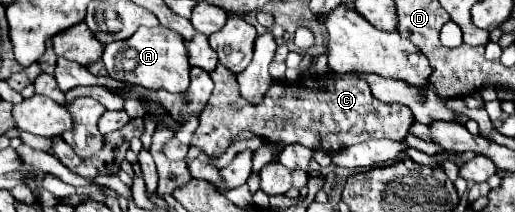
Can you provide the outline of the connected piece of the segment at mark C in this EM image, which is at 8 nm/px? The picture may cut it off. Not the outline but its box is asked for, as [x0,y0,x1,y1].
[191,65,413,157]

